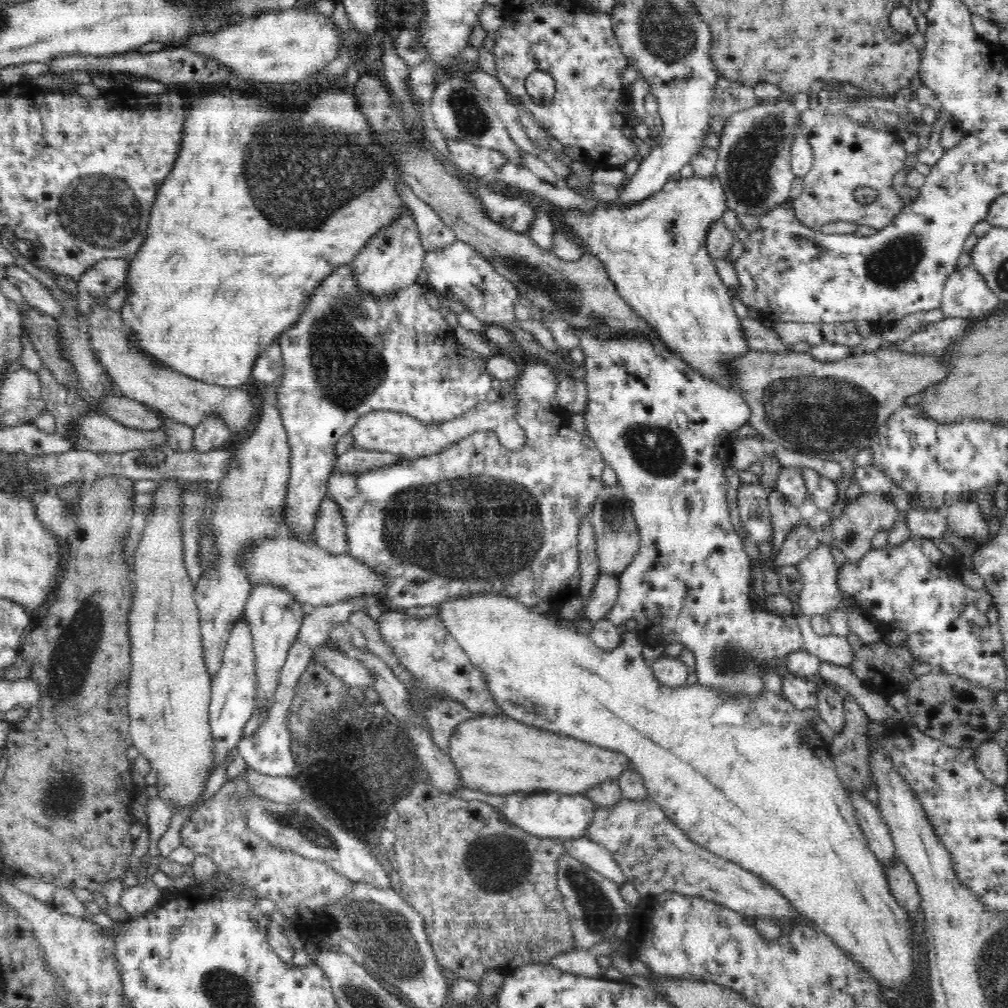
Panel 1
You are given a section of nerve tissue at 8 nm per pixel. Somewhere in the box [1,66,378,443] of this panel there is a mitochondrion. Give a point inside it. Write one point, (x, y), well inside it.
(98, 210)

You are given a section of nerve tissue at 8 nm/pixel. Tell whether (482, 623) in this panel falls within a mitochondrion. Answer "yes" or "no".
no

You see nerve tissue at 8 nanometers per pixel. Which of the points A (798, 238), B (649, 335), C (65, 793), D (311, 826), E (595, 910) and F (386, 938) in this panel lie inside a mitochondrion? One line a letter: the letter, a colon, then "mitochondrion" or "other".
A: mitochondrion
B: other
C: mitochondrion
D: mitochondrion
E: mitochondrion
F: mitochondrion

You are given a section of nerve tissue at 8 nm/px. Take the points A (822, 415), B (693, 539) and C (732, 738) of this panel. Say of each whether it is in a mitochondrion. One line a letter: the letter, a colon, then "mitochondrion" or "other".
A: mitochondrion
B: other
C: other

